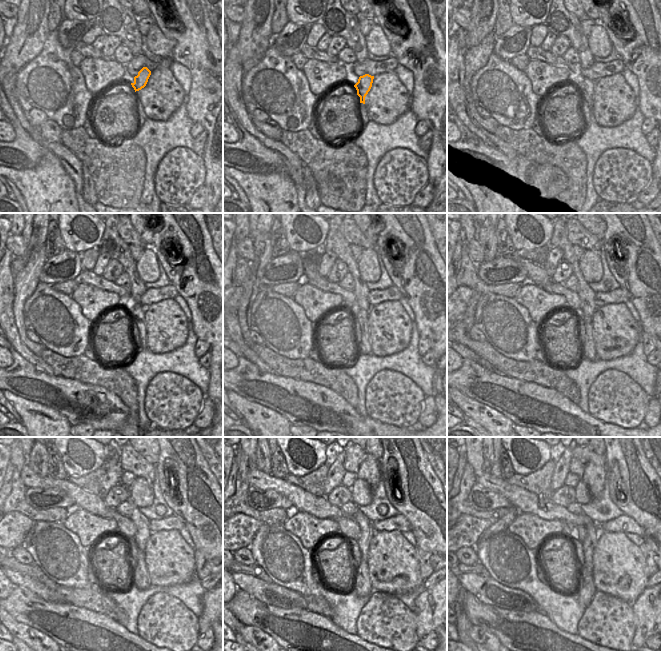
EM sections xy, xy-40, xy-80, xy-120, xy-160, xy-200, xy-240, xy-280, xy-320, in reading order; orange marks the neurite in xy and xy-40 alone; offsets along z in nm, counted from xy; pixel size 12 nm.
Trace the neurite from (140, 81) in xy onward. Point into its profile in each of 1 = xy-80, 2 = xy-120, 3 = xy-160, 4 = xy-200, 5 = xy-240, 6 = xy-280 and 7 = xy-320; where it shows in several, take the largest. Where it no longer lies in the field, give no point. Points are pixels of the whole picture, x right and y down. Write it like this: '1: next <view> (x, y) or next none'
1: next xy-80 (585, 86)
2: next xy-120 (137, 311)
3: next xy-160 (364, 348)
4: next xy-200 (588, 348)
5: next xy-240 (141, 580)
6: next xy-280 (362, 586)
7: next xy-320 (586, 590)

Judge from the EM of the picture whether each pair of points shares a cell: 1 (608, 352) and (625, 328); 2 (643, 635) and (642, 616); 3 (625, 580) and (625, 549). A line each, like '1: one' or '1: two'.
1: one
2: one
3: one

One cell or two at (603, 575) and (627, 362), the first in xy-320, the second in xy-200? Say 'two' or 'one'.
two

